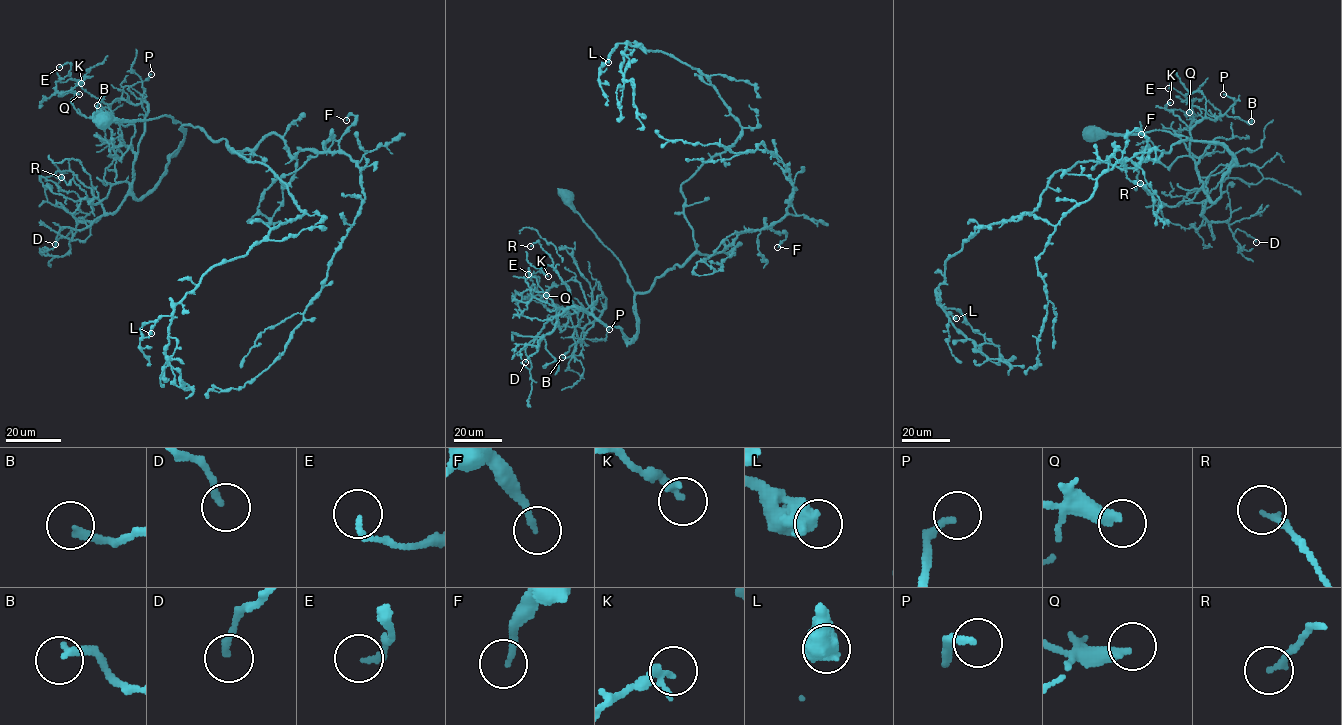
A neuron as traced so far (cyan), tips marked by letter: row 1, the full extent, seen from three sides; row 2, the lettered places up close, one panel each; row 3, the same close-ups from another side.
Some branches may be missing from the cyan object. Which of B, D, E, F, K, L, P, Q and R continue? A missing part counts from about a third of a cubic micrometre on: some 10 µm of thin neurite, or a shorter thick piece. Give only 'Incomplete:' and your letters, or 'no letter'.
Incomplete: no letter

